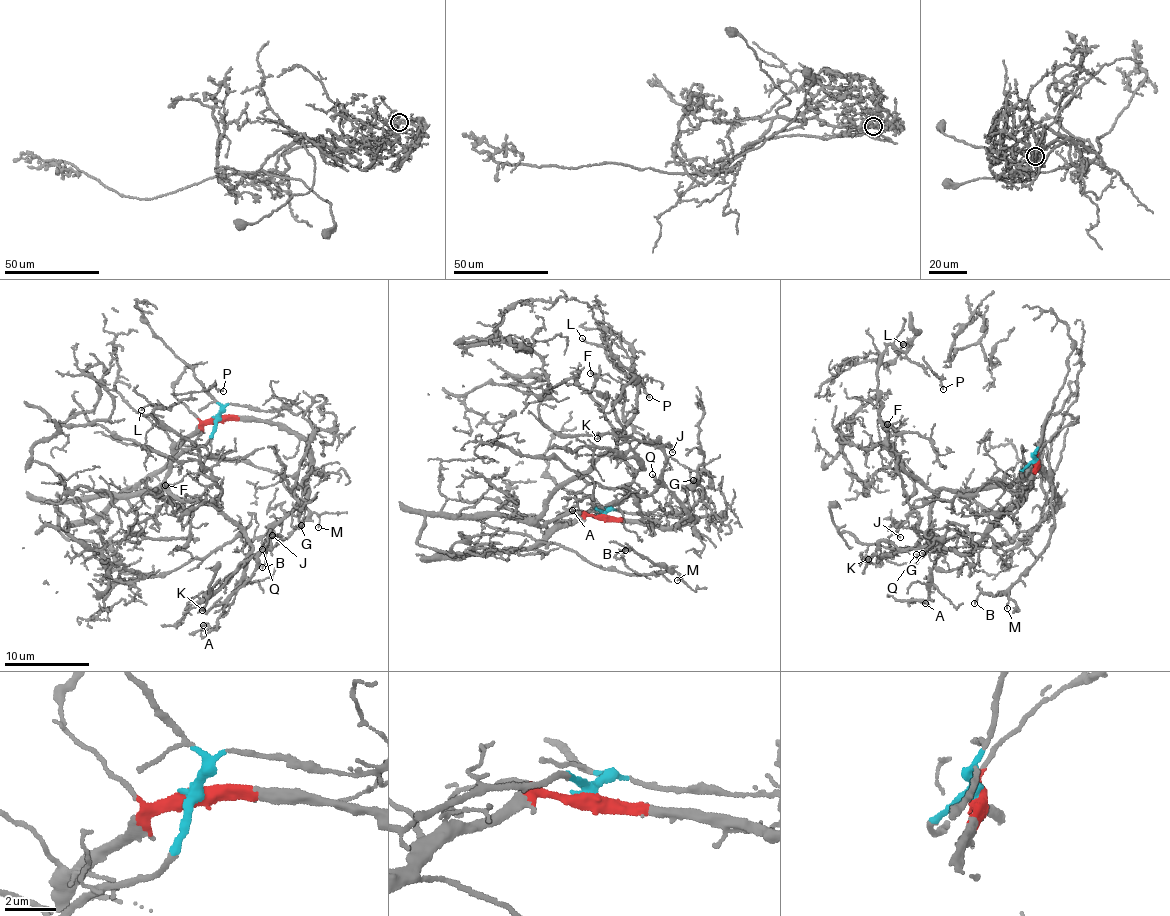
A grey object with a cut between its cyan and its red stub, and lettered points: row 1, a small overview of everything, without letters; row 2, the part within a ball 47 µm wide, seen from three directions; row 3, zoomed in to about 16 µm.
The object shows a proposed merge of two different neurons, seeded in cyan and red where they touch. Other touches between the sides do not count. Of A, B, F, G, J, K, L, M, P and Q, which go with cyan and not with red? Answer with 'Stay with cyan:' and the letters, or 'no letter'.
Stay with cyan: F, L, P

